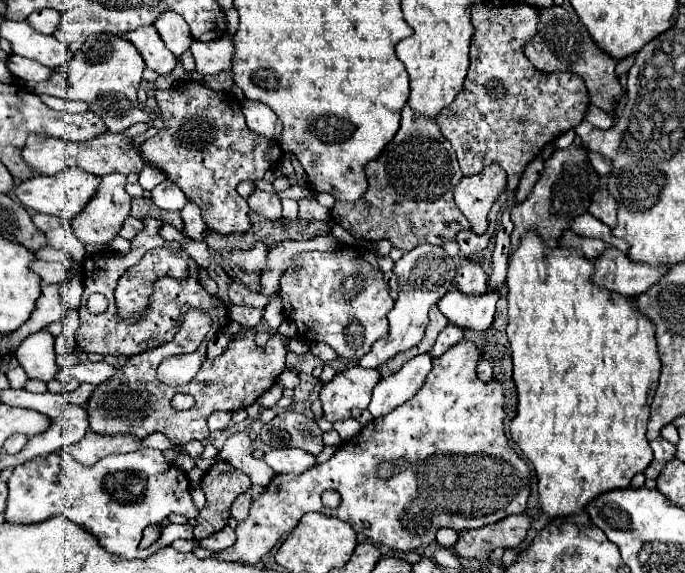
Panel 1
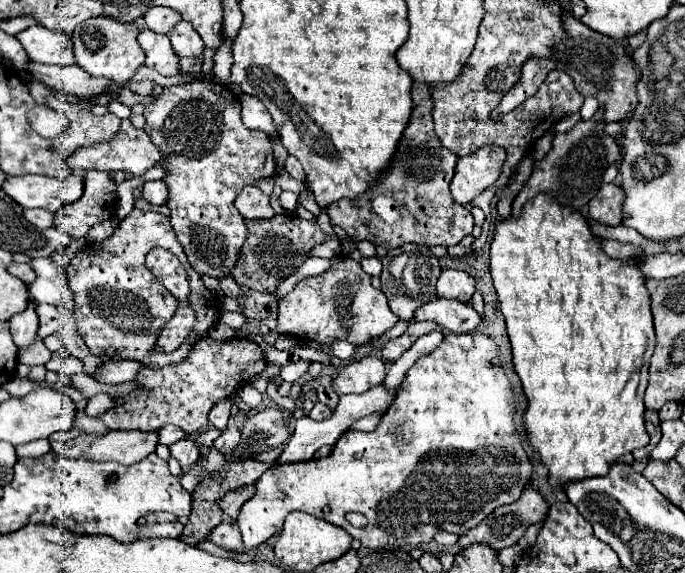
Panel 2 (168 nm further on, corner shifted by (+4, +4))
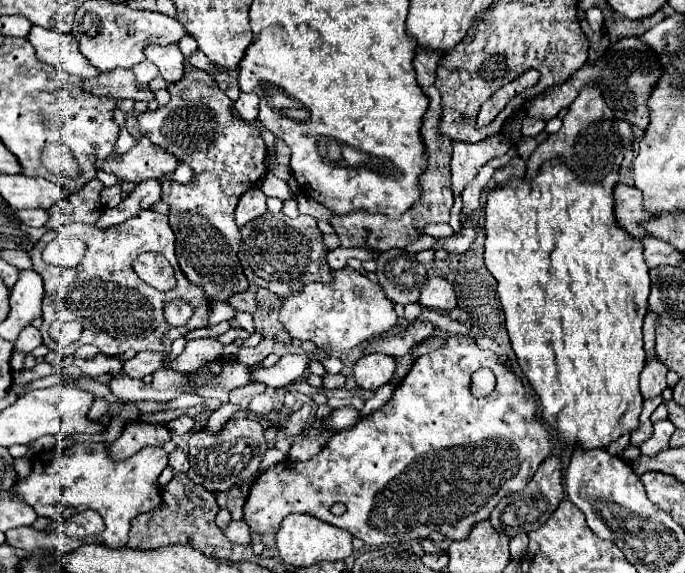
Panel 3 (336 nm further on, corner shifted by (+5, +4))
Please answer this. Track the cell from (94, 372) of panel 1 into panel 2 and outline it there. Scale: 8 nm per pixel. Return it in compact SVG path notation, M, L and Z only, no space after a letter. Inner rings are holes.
M108 360L98 368L96 380L104 382L104 384L120 384L120 382L130 382L136 378L138 370L142 368L142 364L138 364L136 360Z

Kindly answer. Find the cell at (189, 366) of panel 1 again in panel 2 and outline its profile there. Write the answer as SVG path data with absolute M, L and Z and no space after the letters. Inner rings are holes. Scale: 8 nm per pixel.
M134 208L120 222L118 230L108 240L90 242L82 250L78 250L74 254L74 258L70 260L70 266L66 270L68 286L70 286L72 294L74 294L74 304L76 304L76 308L74 308L74 314L76 314L76 330L82 336L82 340L86 342L86 346L90 348L92 354L96 354L96 356L100 356L102 352L108 354L108 356L118 354L118 356L128 358L128 360L138 360L138 362L142 362L142 364L146 364L150 368L164 368L168 364L176 364L176 362L180 362L180 360L186 358L186 352L190 350L188 348L188 340L178 350L174 350L170 354L158 354L158 352L154 352L154 342L156 342L160 330L168 324L168 320L174 316L174 312L178 308L178 300L162 284L158 284L158 280L144 266L144 258L146 258L146 254L154 246L162 246L162 248L170 250L172 254L176 254L180 258L182 266L186 268L188 276L190 276L190 306L196 312L196 326L194 326L194 330L188 336L190 346L194 344L194 338L198 334L206 332L218 320L218 302L212 296L212 292L204 286L202 278L190 266L190 262L188 262L187 256L184 254L180 242L178 242L178 238L174 236L174 230L170 226L170 220L166 216L162 216L162 214L158 214L158 212L142 212L142 210Z

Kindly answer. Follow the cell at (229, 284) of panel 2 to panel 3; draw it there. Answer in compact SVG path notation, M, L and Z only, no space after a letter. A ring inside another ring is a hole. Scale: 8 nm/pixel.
M247 288L245 292L237 294L237 296L231 296L229 298L229 304L235 308L235 310L243 310L243 312L255 312L257 308L257 298L255 298L255 292L251 288Z

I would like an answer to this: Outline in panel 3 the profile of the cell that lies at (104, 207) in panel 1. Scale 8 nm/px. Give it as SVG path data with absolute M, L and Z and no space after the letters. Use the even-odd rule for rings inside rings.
M93 178L91 182L87 182L79 192L73 192L71 196L59 200L51 210L49 210L49 230L61 228L65 224L73 224L73 222L81 222L81 224L93 224L101 212L103 212L103 204L101 204L101 190L105 186L99 182L99 178Z

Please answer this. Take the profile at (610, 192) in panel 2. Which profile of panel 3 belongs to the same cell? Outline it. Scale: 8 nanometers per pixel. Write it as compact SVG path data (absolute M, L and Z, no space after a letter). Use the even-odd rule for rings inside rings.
M617 184L613 188L615 198L615 220L617 224L631 236L645 236L647 232L641 232L639 222L647 222L651 216L643 210L643 198L641 192L637 192L635 186Z

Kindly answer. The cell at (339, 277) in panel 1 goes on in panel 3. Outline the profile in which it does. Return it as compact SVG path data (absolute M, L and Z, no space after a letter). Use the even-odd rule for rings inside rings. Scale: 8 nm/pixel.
M345 266L333 270L333 282L329 284L307 284L301 292L281 298L279 320L283 328L301 342L313 340L317 348L349 350L361 342L375 338L377 334L393 328L399 318L393 310L393 302L387 300L381 286L361 272Z

